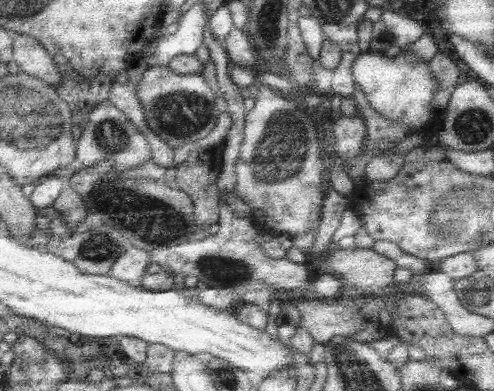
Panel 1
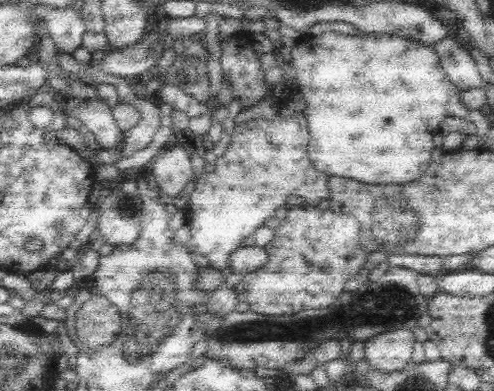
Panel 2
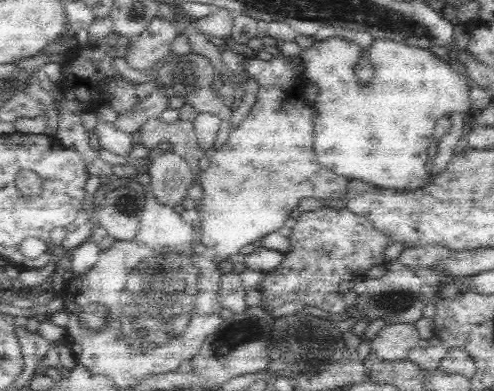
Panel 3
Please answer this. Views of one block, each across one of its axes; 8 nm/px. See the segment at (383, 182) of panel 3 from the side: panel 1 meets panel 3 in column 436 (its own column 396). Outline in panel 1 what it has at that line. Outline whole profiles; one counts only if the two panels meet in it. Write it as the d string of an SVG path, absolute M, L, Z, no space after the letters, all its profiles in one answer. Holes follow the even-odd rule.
M361 52L359 58L355 58L351 66L351 76L357 88L365 94L367 104L383 118L395 122L395 124L405 124L407 126L407 136L409 134L419 134L429 136L423 132L423 126L431 118L439 118L437 108L433 106L433 94L437 90L437 80L431 76L427 62L419 60L411 52L401 52L395 58L387 58L385 54L371 54L371 52Z

